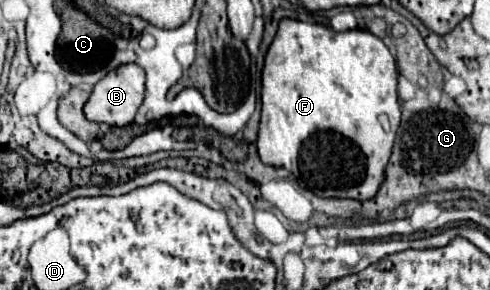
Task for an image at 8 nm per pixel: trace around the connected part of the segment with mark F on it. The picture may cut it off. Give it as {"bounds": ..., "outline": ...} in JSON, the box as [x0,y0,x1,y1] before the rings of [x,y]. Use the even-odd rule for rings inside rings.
{"bounds":[257,19,401,201],"outline":[[[281,19],[279,23],[279,31],[273,39],[273,43],[267,49],[265,55],[265,65],[263,65],[263,75],[261,75],[261,103],[263,103],[263,111],[261,111],[261,125],[259,125],[259,139],[257,139],[257,151],[259,157],[265,165],[271,167],[285,167],[289,169],[295,179],[299,181],[301,187],[311,189],[315,195],[319,197],[343,197],[343,199],[357,199],[357,201],[365,201],[375,197],[379,185],[385,179],[385,165],[391,157],[391,147],[393,147],[393,139],[401,121],[401,107],[399,107],[399,99],[397,99],[397,65],[395,65],[395,57],[391,55],[389,47],[375,37],[369,31],[361,31],[361,29],[353,29],[353,31],[331,31],[327,25],[317,25],[317,23],[303,23],[303,21],[295,21],[295,19]],[[379,113],[387,113],[389,121],[391,121],[391,129],[385,131],[379,123]]]}

